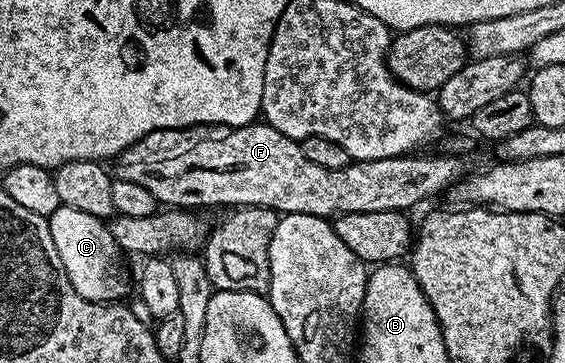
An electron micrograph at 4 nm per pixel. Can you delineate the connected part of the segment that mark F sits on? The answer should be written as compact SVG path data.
M256 122L240 128L232 128L222 133L224 136L211 136L208 140L199 140L195 145L175 153L173 156L159 156L153 160L129 158L123 154L114 161L113 172L125 182L137 182L137 186L153 194L156 205L171 210L203 210L199 208L223 208L238 206L241 208L271 208L280 214L313 214L324 218L334 218L341 214L354 212L376 212L393 210L402 212L411 210L414 204L422 200L431 200L434 196L446 193L458 180L464 179L472 171L473 165L463 154L438 154L439 156L417 156L408 154L381 158L380 160L357 160L346 164L344 168L329 170L309 162L305 158L299 141L281 134L272 124Z

